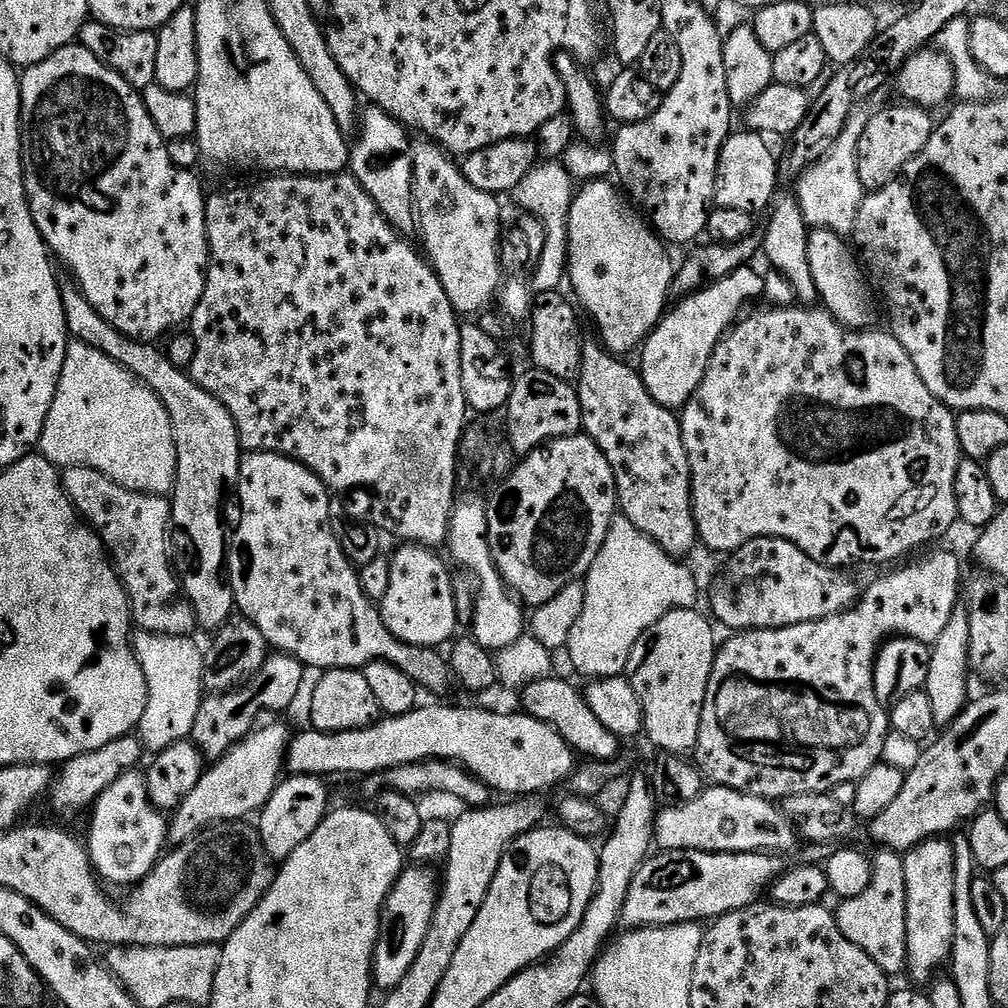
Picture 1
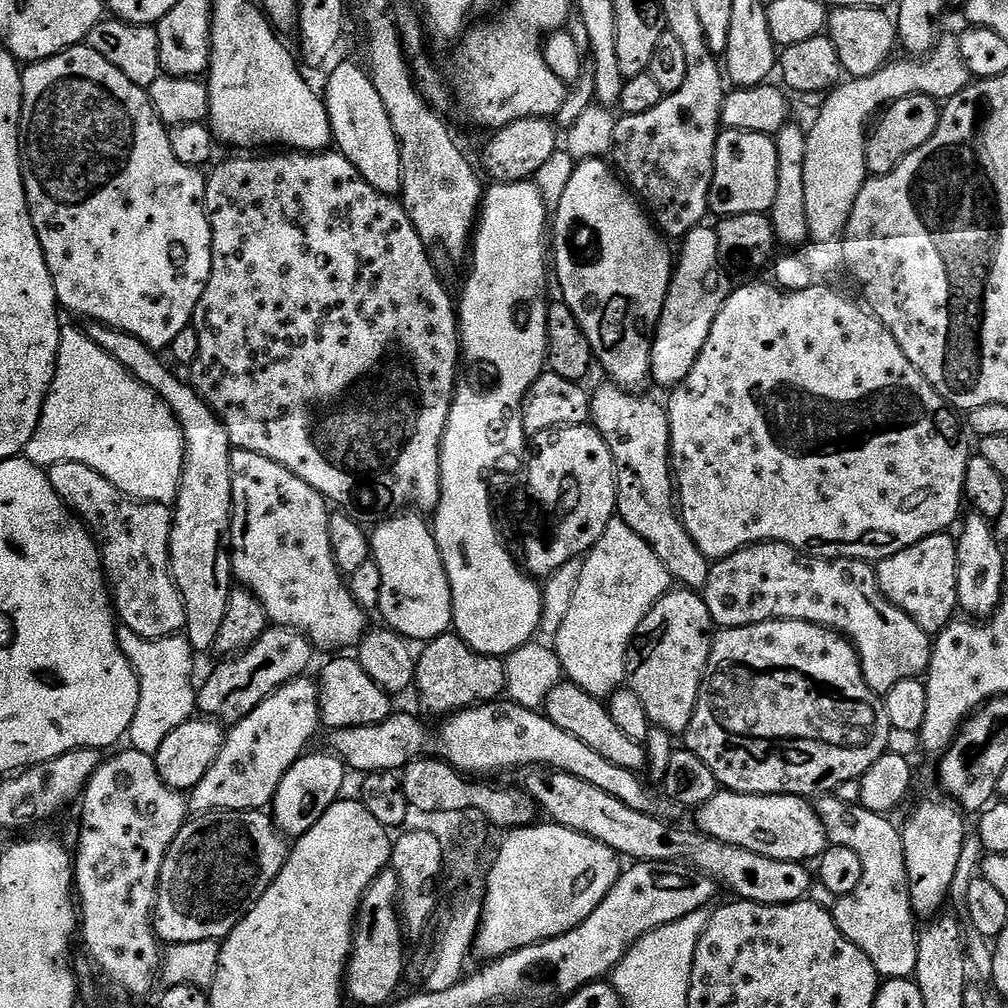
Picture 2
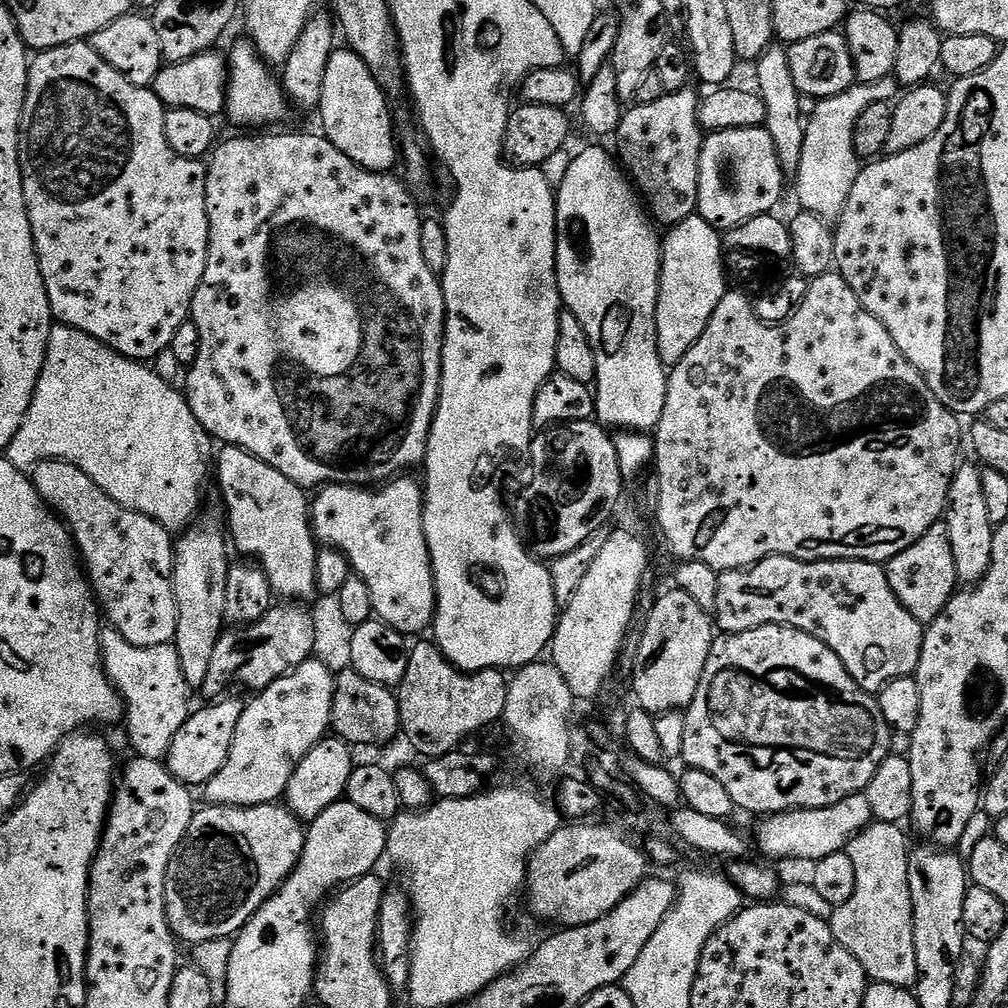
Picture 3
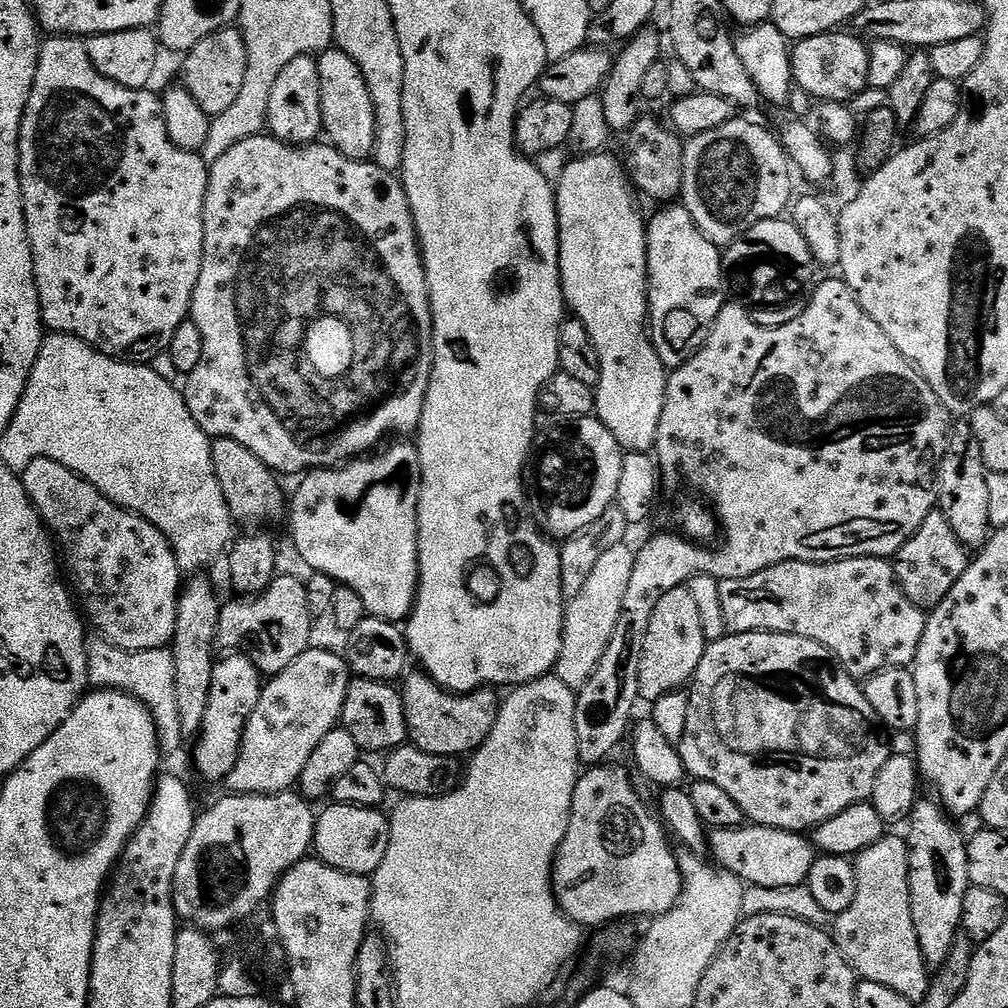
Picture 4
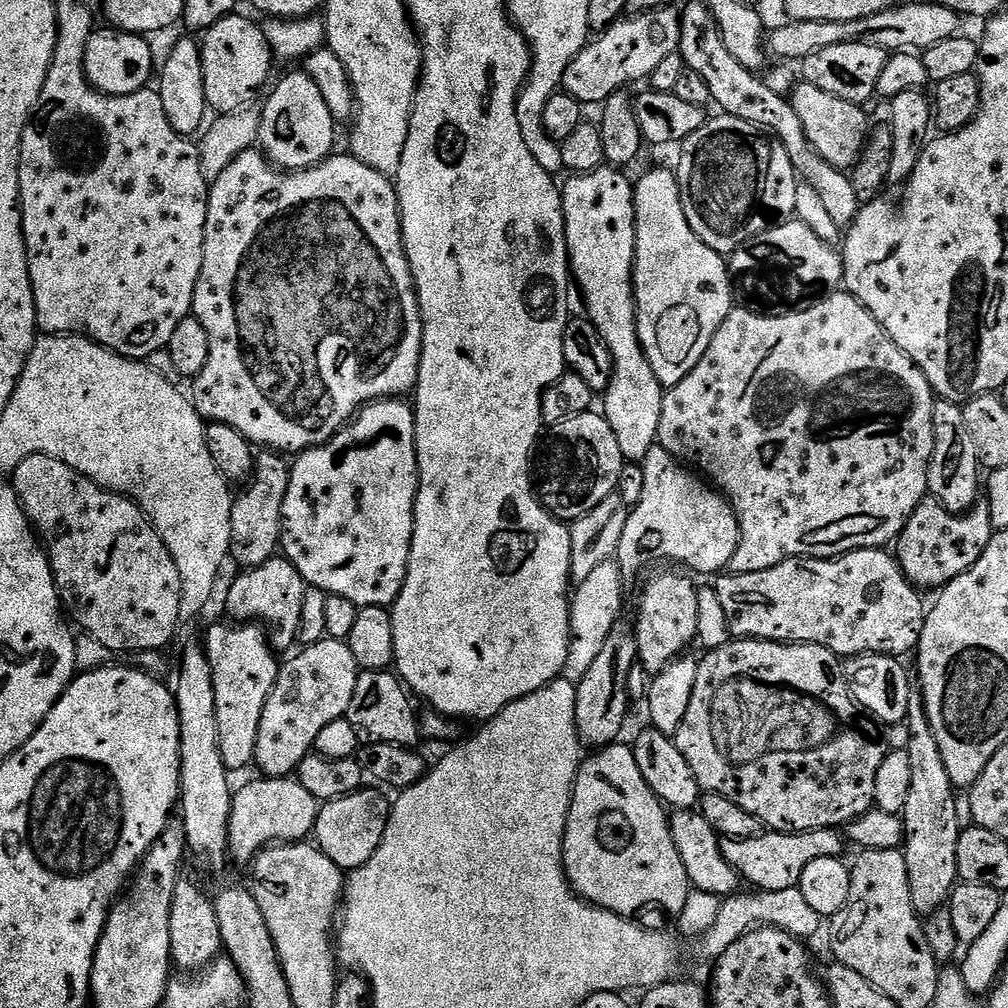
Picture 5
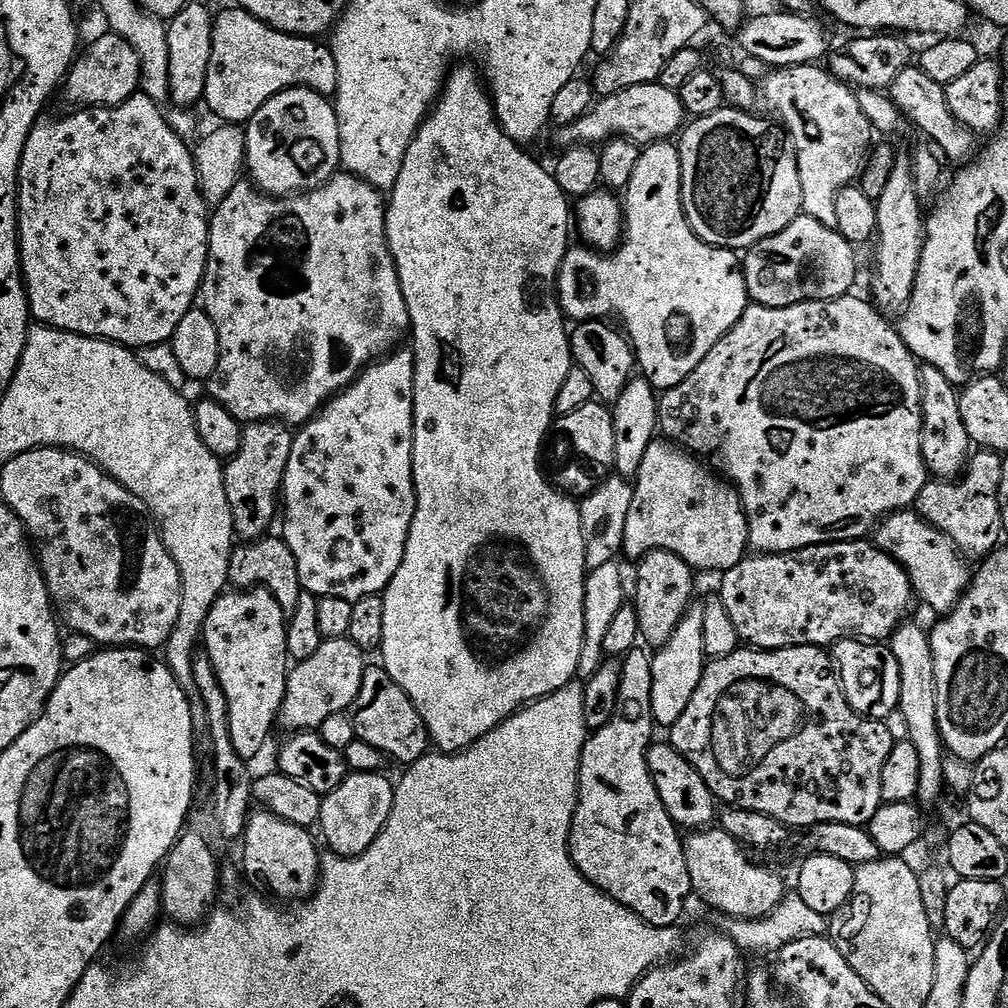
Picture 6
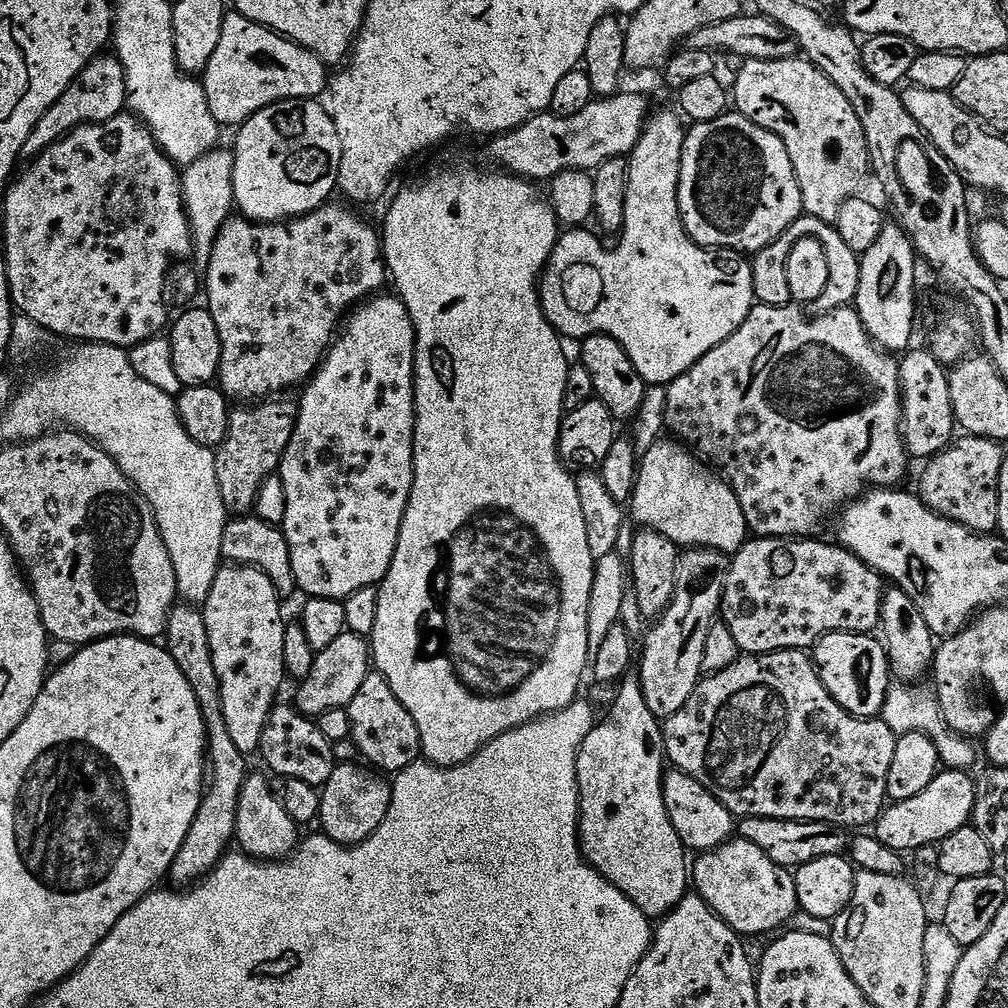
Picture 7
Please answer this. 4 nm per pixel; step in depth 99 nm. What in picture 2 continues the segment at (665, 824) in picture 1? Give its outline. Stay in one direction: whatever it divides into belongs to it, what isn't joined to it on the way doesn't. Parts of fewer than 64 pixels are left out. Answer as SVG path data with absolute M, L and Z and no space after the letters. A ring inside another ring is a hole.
M720 790L695 816L695 827L708 839L762 854L771 860L816 862L830 846L828 832L816 817L815 807L802 796L747 796Z

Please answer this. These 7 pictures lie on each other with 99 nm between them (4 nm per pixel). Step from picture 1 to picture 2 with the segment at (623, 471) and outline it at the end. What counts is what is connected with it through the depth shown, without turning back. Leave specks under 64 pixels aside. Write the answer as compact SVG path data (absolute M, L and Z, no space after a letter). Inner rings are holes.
M604 382L604 385L601 386L597 392L593 391L591 393L590 399L592 402L592 415L590 417L590 424L591 427L594 427L598 430L598 434L602 434L602 438L606 442L606 446L610 446L610 454L614 458L614 466L616 467L616 511L618 513L619 519L622 519L626 522L626 526L630 526L630 530L634 530L634 534L638 534L638 538L642 538L642 542L646 542L650 546L650 550L654 550L654 554L658 554L658 562L662 562L662 566L666 566L666 570L671 574L673 581L677 585L683 586L685 589L688 590L702 590L706 586L706 578L708 577L708 569L710 567L710 561L707 556L703 556L701 552L698 550L698 546L694 542L692 538L690 538L688 531L684 528L684 523L680 520L680 513L678 511L678 500L677 497L674 495L674 481L672 479L672 455L670 454L670 426L668 425L668 414L663 403L660 404L656 400L651 400L648 396L640 396L644 394L637 394L635 391L621 388L620 385L614 384L611 382Z

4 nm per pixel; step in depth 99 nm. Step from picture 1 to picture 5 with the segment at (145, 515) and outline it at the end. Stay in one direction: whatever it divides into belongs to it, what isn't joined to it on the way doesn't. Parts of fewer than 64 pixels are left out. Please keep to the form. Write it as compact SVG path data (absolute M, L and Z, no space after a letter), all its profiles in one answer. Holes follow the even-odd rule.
M49 456L26 458L26 462L11 473L10 483L20 499L20 507L28 515L48 553L63 611L80 623L79 631L97 640L109 653L139 654L164 650L176 628L181 627L182 582L178 566L174 566L174 558L170 558L170 550L166 550L142 509L127 496L98 487L66 466L66 462L58 462L58 458Z

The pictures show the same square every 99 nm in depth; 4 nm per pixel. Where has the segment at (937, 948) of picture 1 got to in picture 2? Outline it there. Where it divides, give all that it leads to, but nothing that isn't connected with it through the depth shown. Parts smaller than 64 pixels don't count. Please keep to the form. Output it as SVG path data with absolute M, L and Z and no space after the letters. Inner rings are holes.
M936 800L922 801L920 808L913 810L908 825L902 828L912 910L920 918L932 918L941 911L939 908L956 880L956 871L964 856L965 817L955 803L944 803L948 804L939 804Z

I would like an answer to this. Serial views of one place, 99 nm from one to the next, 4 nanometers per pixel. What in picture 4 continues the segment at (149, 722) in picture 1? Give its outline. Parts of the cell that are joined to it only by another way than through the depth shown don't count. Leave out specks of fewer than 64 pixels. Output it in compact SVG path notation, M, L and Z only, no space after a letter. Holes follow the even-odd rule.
M99 634L89 635L86 643L89 685L96 690L125 692L141 700L156 724L161 749L165 753L178 751L185 734L178 718L178 686L174 682L174 654L171 647L131 652L114 646Z

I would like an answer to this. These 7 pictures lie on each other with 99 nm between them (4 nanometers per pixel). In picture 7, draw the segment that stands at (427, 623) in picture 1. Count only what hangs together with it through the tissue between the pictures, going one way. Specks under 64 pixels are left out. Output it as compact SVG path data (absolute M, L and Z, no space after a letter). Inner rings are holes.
M377 294L352 309L343 321L338 335L324 354L316 375L303 385L298 399L298 415L290 446L282 458L278 474L286 486L286 518L282 525L284 537L290 546L290 562L294 566L297 589L305 597L330 598L345 601L350 594L363 588L376 588L384 583L386 574L394 562L398 538L402 530L402 518L406 514L408 495L412 493L412 447L414 446L414 426L416 425L416 331L414 322L406 310L403 300L395 294Z

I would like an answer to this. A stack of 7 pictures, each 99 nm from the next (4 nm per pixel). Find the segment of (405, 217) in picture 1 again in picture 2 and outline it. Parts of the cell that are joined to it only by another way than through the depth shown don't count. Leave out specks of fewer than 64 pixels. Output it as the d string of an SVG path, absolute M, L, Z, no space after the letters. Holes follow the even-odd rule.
M359 63L340 64L328 76L328 85L322 88L322 99L332 127L332 138L335 147L347 160L354 162L358 174L387 196L396 196L402 186L402 158L398 150L398 138L394 138L394 126L390 126L390 117L386 114L386 106L382 106L382 97L374 90L374 82L367 71Z

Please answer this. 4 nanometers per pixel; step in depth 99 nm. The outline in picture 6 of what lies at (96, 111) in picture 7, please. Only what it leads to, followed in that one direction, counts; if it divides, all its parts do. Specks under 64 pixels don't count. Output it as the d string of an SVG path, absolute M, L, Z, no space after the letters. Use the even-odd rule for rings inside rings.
M100 36L77 55L62 85L62 96L77 109L116 108L140 92L140 59L132 46L120 36Z

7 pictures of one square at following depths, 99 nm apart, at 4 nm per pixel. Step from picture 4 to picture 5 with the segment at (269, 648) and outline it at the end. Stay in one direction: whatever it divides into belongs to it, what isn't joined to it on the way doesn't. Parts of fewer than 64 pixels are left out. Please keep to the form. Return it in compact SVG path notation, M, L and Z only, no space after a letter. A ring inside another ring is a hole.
M277 554L257 568L250 568L239 573L241 576L228 588L228 597L224 600L224 608L229 612L231 619L236 622L255 622L263 627L269 644L277 653L284 654L288 647L298 640L298 622L302 622L302 598L306 598L305 584L302 574L283 555Z

